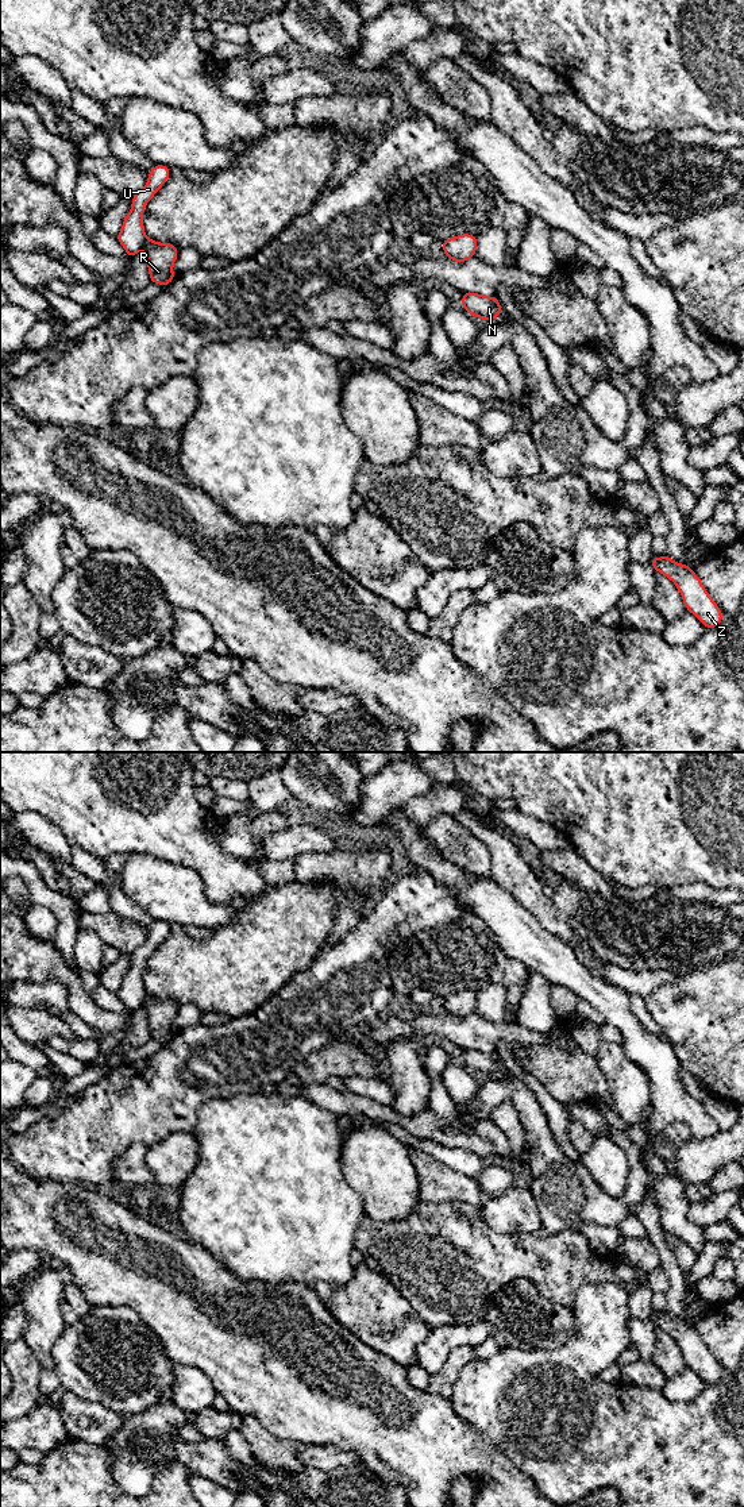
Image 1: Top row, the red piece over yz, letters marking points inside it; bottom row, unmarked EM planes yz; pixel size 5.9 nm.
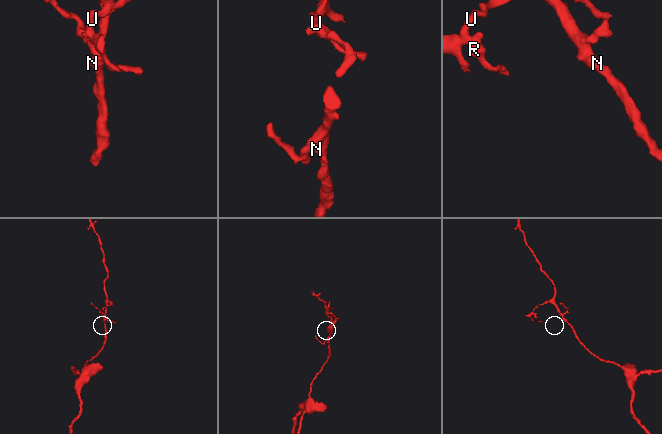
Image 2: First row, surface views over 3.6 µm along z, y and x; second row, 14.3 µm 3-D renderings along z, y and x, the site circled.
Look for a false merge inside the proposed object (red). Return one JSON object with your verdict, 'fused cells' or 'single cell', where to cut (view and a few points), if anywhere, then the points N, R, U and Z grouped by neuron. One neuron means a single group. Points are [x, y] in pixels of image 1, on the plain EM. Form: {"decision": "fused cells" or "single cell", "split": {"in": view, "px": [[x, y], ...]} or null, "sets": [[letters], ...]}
{"decision": "fused cells", "split": {"in": "yz", "px": [[147, 995], [142, 1005]]}, "sets": [["N", "U", "Z"], ["R"]]}

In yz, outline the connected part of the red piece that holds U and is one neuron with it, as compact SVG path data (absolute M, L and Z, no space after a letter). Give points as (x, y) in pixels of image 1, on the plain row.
M155 921L149 928L149 936L144 944L131 953L132 964L126 971L122 986L116 995L124 1003L128 1015L138 1007L143 1006L147 997L143 983L143 967L146 960L161 945L170 932L170 924L165 921Z

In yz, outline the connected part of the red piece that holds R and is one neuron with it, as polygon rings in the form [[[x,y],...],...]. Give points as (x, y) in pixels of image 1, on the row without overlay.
[[[147,995],[143,1003],[147,1014],[150,1037],[166,1042],[177,1032],[173,1030],[173,1021],[178,1011],[178,1005],[173,999],[158,999]]]

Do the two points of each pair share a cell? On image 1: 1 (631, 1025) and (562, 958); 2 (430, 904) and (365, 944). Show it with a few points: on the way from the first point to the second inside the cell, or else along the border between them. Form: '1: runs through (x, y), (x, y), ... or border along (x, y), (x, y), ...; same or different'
1: runs through (613, 1008), (578, 975); same
2: runs through (413, 904), (403, 909), (381, 931); same

